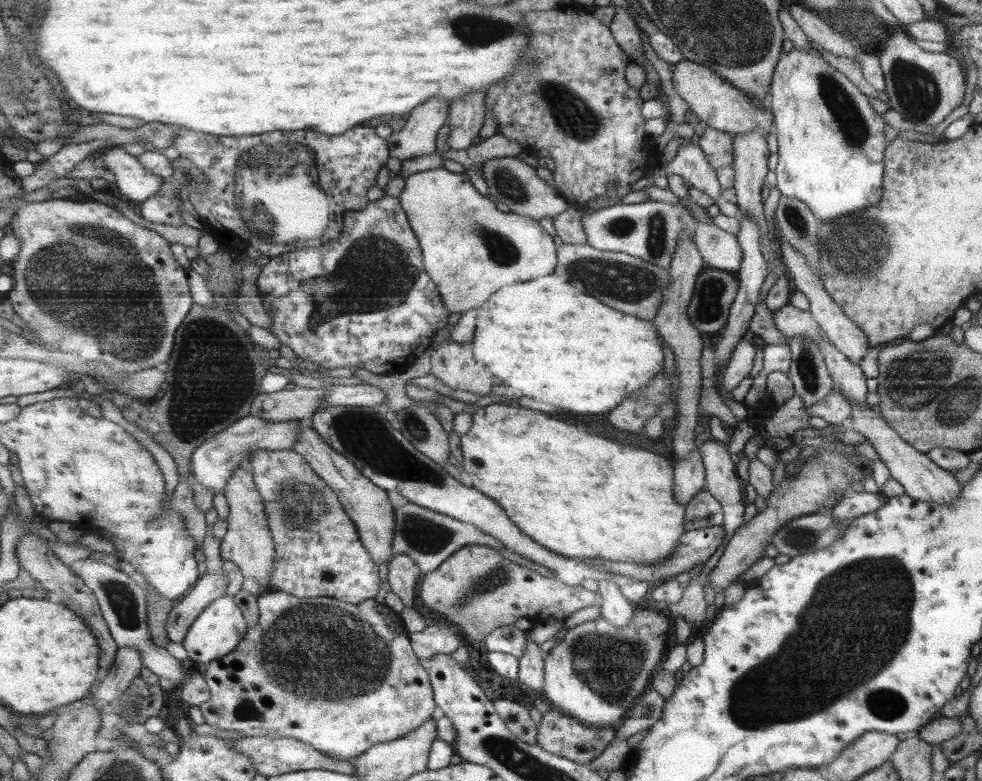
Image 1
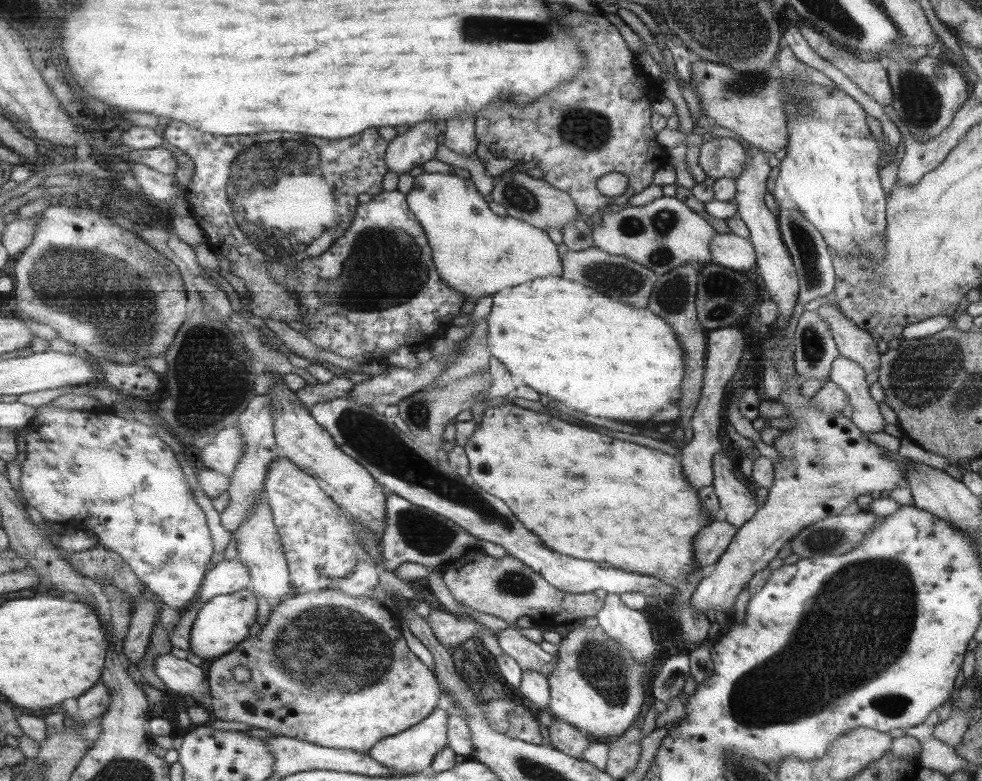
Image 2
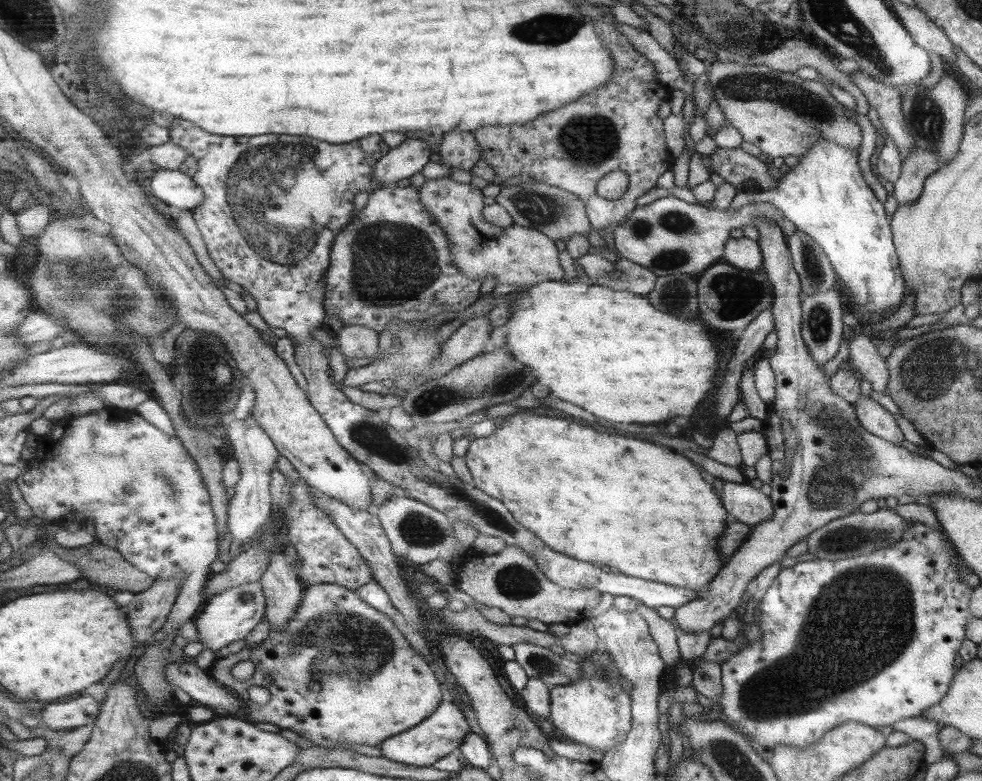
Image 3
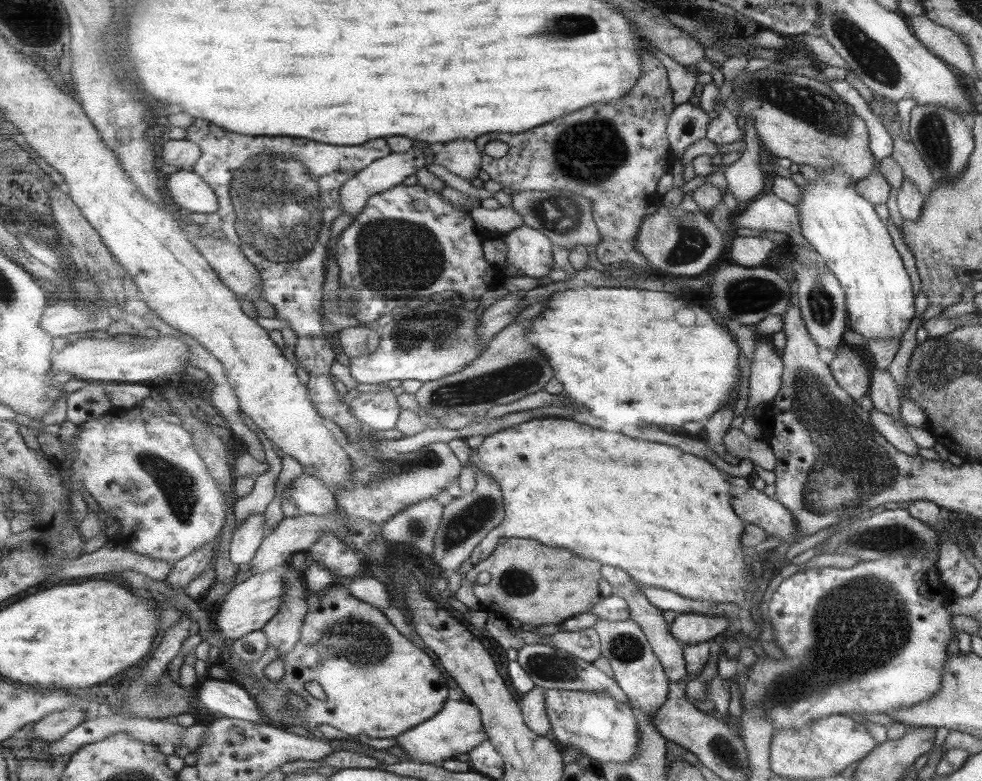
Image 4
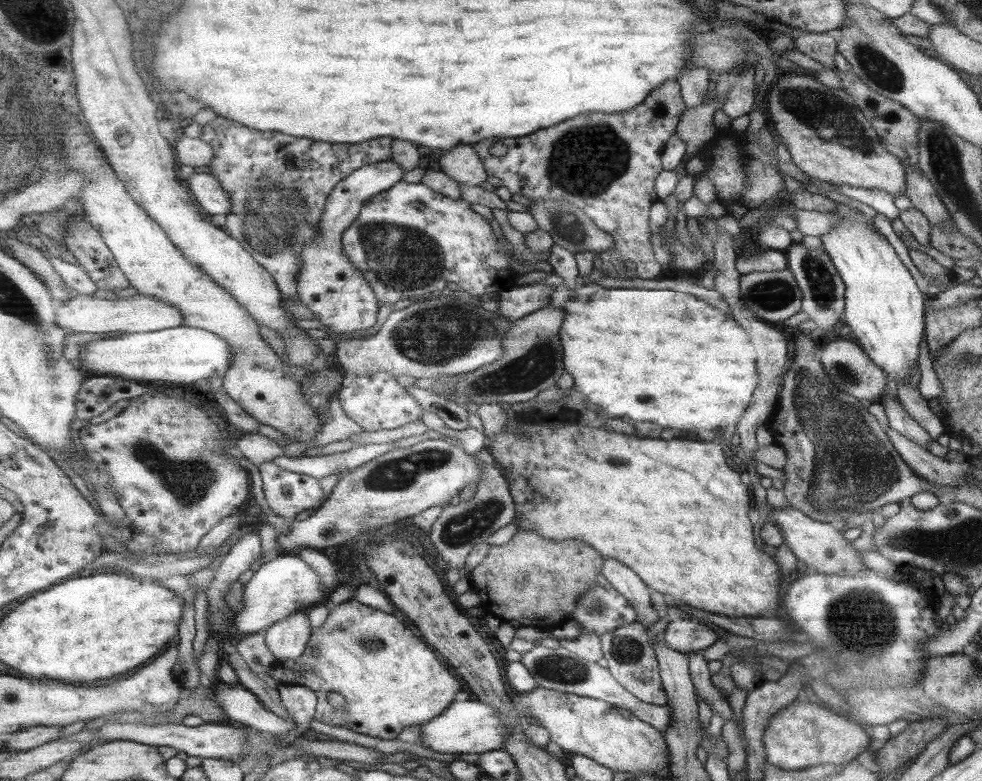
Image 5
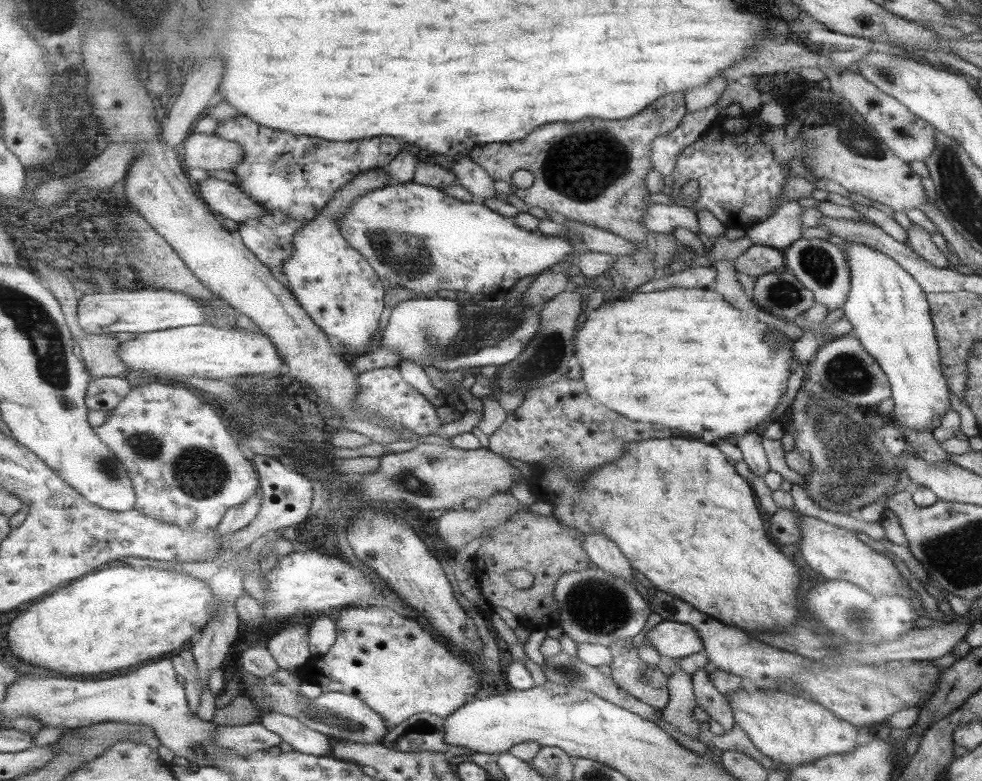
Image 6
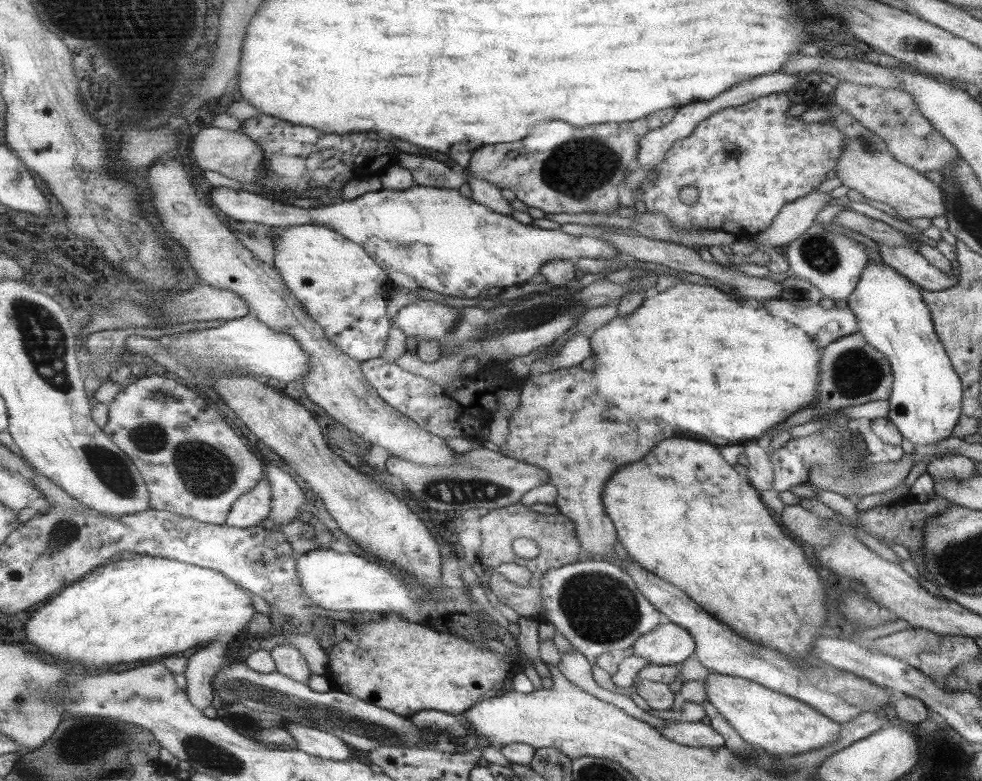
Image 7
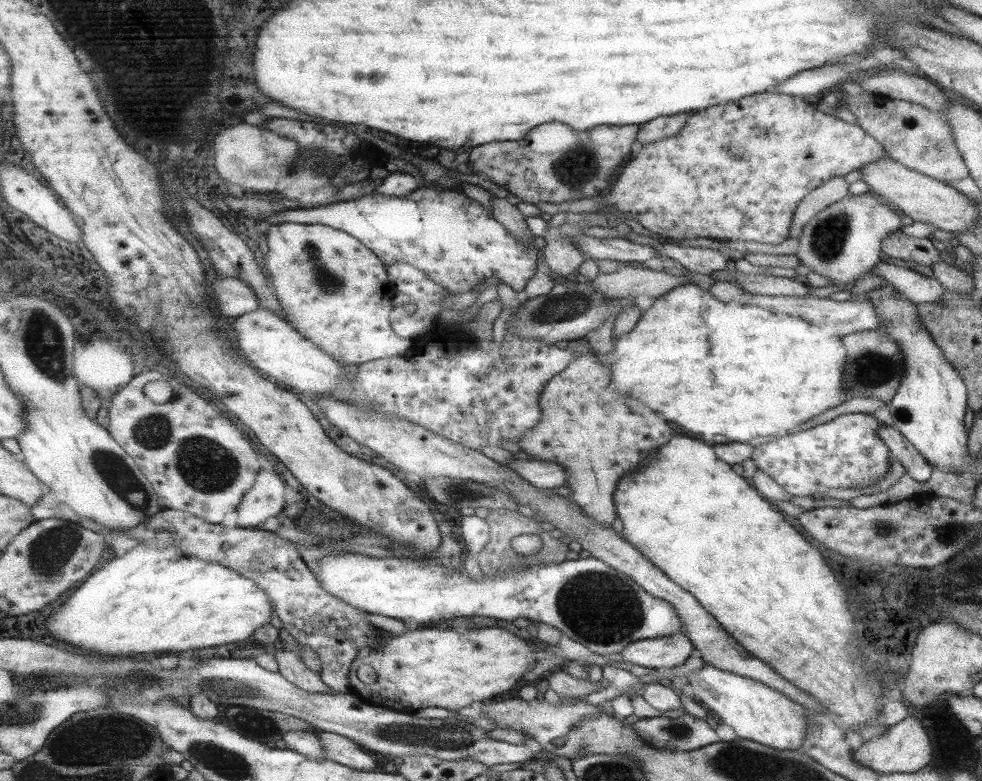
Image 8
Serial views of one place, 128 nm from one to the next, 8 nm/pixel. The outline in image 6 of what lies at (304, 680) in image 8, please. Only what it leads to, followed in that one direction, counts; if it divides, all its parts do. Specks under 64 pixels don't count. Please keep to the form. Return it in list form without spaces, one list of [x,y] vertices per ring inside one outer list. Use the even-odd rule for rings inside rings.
[[[305,623],[282,628],[267,641],[267,648],[281,669],[298,672],[314,656],[310,648],[310,627]]]

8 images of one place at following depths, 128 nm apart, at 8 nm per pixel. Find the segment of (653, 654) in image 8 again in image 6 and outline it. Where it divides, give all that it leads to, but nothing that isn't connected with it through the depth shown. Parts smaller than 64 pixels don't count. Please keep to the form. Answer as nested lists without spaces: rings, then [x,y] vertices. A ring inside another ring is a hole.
[[[660,621],[646,632],[644,640],[664,661],[703,652],[703,642],[695,628],[677,621]]]

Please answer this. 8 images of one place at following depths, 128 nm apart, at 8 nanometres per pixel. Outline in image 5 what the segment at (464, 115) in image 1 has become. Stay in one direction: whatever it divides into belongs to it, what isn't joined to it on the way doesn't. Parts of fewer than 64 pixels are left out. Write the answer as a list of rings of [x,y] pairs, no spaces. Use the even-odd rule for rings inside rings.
[[[458,144],[442,156],[439,165],[449,177],[471,186],[481,186],[489,177],[482,156],[472,144]]]

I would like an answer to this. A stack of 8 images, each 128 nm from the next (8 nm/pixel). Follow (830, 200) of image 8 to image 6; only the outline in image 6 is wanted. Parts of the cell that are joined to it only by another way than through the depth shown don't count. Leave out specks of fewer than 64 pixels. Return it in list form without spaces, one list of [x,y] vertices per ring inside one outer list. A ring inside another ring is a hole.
[[[796,200],[786,201],[773,215],[745,229],[745,235],[753,245],[784,250],[801,238],[803,229],[799,216],[802,208]]]

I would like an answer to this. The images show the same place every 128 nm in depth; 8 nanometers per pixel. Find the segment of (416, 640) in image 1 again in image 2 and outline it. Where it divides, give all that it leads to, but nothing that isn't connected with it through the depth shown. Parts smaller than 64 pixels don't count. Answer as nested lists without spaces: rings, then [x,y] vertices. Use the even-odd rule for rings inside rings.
[[[445,609],[432,610],[427,619],[439,643],[452,648],[461,647],[469,638],[480,638],[478,626],[489,631],[496,638],[498,636],[498,632],[493,633],[487,626],[476,622],[471,616],[453,614]]]

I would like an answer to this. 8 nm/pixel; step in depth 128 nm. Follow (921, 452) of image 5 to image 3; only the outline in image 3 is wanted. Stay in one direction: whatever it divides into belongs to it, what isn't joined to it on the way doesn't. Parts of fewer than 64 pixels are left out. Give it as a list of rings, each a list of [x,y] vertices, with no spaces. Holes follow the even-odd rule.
[[[860,395],[853,406],[859,425],[865,431],[897,446],[904,440],[893,415],[879,406],[877,402]]]

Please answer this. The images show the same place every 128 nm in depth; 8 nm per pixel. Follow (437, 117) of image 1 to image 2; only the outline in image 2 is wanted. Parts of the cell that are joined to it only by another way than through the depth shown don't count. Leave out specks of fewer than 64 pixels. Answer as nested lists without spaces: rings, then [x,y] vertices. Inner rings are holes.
[[[425,120],[409,132],[396,136],[388,146],[387,164],[391,172],[405,174],[437,156],[439,126],[435,120]]]

